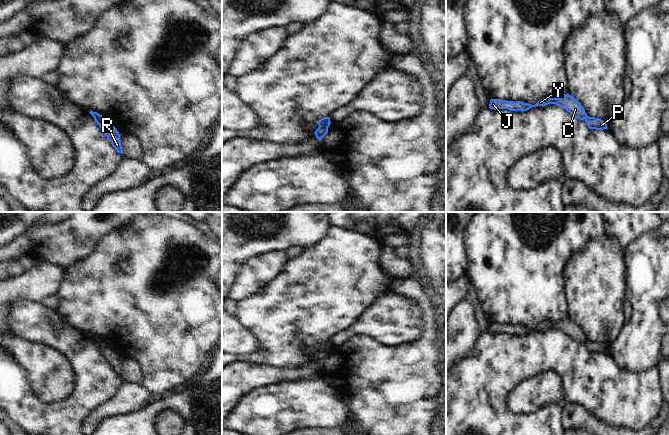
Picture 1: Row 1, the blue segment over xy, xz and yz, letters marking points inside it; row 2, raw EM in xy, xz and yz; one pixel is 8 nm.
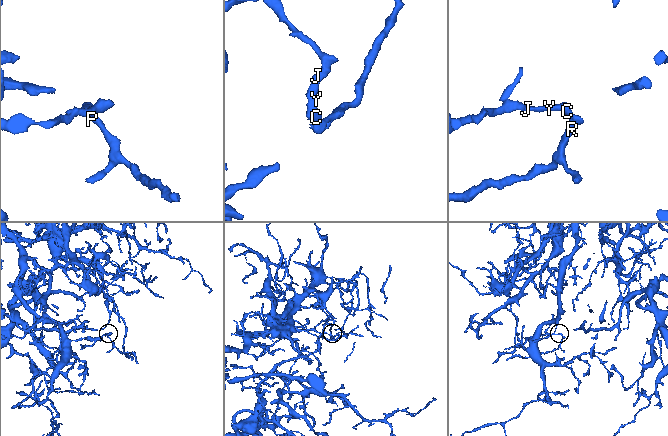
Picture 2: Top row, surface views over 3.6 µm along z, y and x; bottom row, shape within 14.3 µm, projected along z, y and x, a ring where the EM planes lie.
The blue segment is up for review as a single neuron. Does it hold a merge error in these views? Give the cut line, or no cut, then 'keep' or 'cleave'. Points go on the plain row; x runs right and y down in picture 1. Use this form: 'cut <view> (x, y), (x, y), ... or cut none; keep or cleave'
cut xz (319, 350), (327, 351); cleave

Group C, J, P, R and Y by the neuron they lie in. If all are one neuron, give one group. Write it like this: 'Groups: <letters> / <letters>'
Groups: C J Y / P R

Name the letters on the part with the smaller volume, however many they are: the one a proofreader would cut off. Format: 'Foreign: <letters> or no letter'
Foreign: P, R

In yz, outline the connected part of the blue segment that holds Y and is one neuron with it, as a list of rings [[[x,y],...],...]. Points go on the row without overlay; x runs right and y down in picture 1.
[[[569,317],[559,322],[543,322],[539,324],[535,329],[524,327],[521,325],[514,326],[502,323],[491,323],[489,332],[494,334],[508,333],[510,335],[527,335],[532,331],[545,330],[548,328],[555,328],[565,333],[577,343],[584,344],[587,341],[584,331]]]

